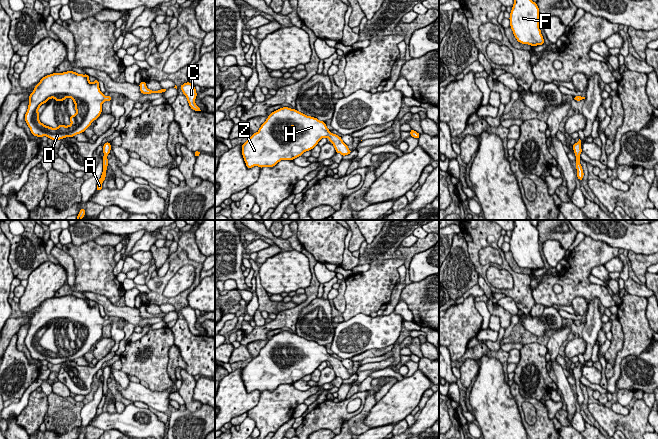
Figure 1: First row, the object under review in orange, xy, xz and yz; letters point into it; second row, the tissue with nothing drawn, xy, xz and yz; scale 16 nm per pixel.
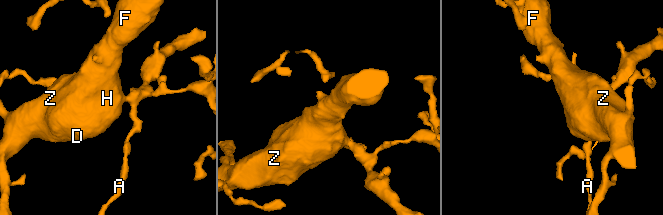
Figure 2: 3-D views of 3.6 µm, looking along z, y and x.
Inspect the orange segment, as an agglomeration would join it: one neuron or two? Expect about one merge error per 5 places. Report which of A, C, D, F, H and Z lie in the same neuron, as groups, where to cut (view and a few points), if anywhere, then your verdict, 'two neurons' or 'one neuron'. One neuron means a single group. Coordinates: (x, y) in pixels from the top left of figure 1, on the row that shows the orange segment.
A C D F H Z | no cut | one neuron

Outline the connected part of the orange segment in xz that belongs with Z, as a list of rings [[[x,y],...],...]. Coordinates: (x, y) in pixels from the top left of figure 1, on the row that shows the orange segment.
[[[282,107],[269,114],[266,121],[260,126],[259,131],[242,144],[242,155],[248,169],[258,166],[274,167],[281,160],[294,160],[304,152],[312,150],[318,142],[327,137],[342,156],[349,155],[352,151],[342,138],[329,131],[326,123],[315,117],[307,116],[296,109]]]

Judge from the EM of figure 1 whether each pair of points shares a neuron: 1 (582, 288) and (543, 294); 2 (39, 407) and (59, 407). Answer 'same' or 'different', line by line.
1: same
2: different

